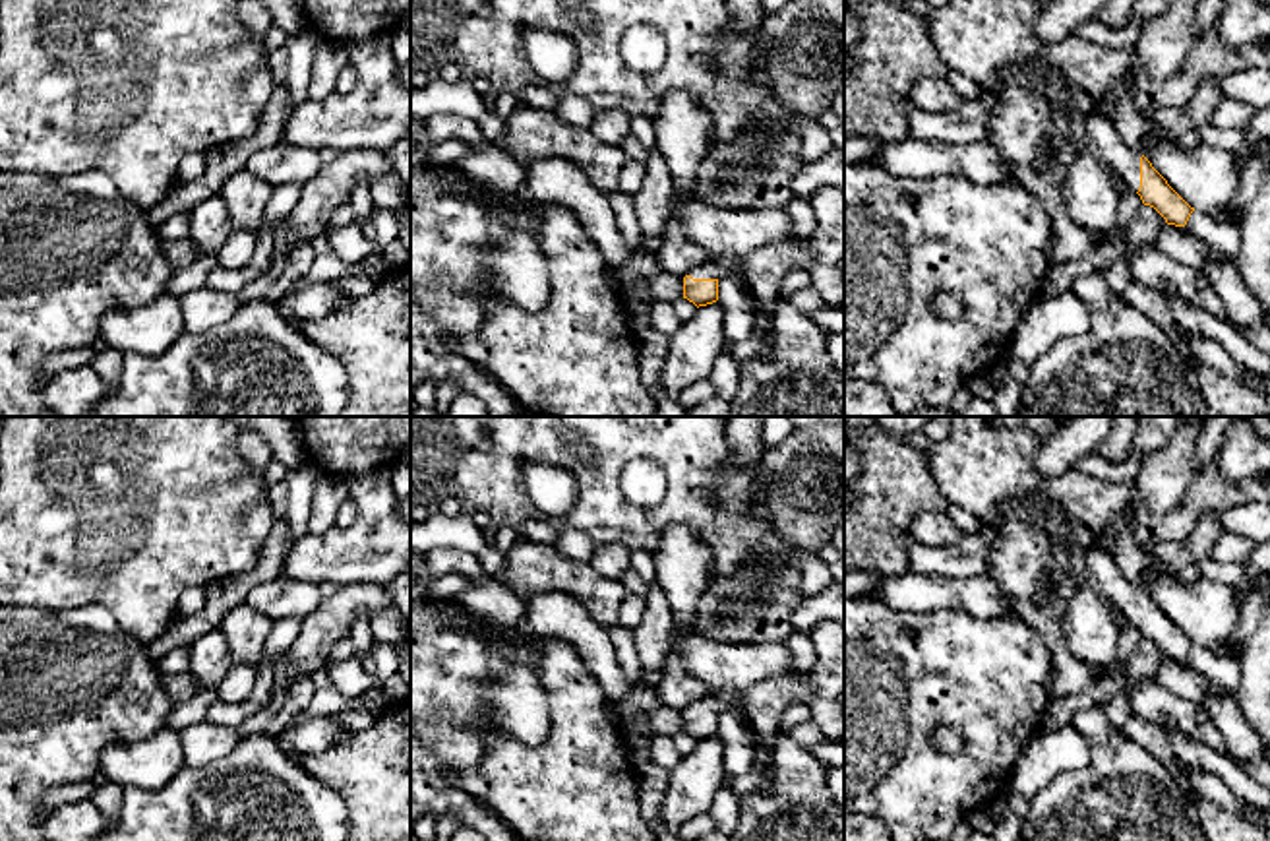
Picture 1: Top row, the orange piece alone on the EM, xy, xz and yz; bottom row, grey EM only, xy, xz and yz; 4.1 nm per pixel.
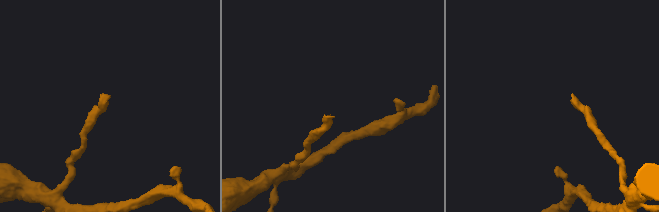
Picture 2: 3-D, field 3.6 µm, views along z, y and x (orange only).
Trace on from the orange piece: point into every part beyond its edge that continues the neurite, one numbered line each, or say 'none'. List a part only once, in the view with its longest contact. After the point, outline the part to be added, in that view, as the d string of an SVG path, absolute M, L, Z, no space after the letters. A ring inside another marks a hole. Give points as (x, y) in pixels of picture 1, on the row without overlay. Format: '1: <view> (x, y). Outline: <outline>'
1: yz (1098, 570). Outline: M1100 546L1080 550L1080 579L1109 607L1119 610L1133 626L1140 622L1140 585L1127 579L1115 560Z

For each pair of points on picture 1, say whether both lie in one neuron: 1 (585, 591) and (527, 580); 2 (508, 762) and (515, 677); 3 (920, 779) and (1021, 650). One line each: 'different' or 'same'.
1: same
2: different
3: same

